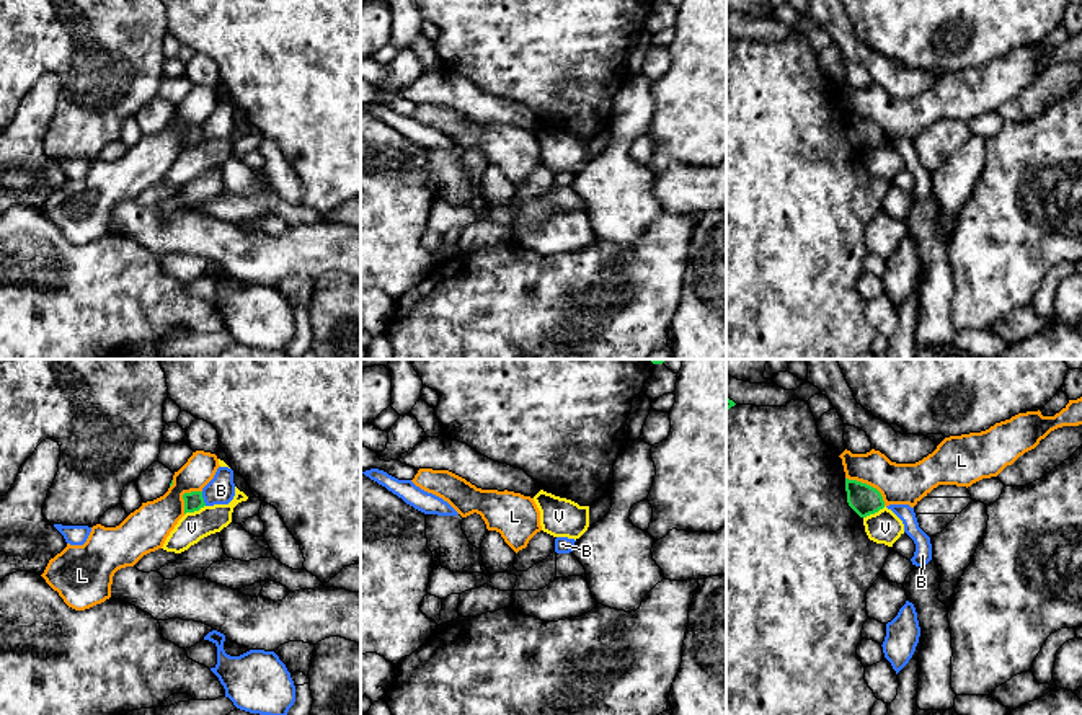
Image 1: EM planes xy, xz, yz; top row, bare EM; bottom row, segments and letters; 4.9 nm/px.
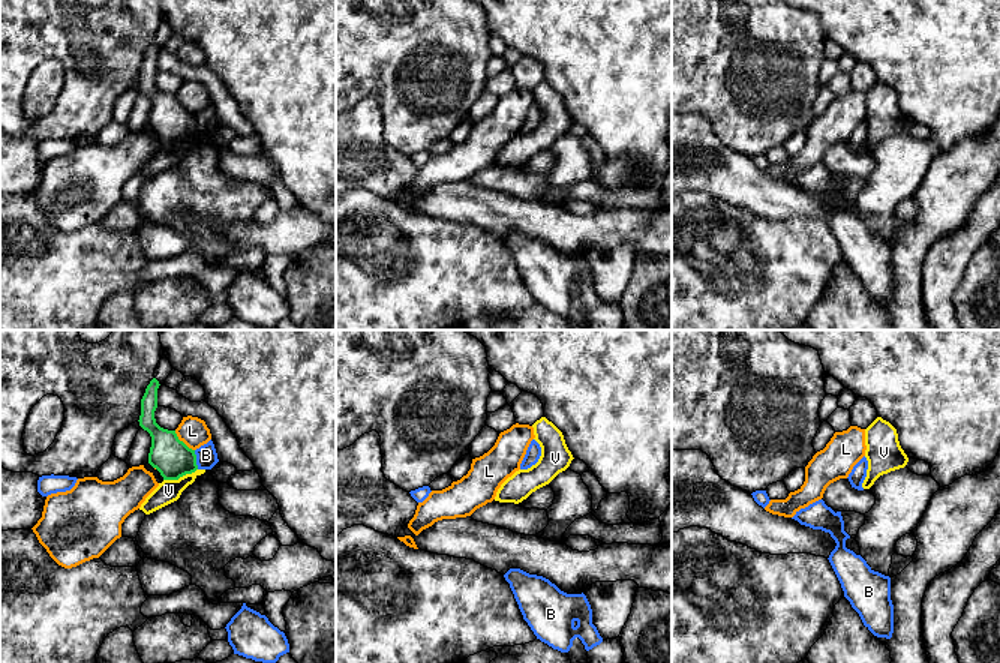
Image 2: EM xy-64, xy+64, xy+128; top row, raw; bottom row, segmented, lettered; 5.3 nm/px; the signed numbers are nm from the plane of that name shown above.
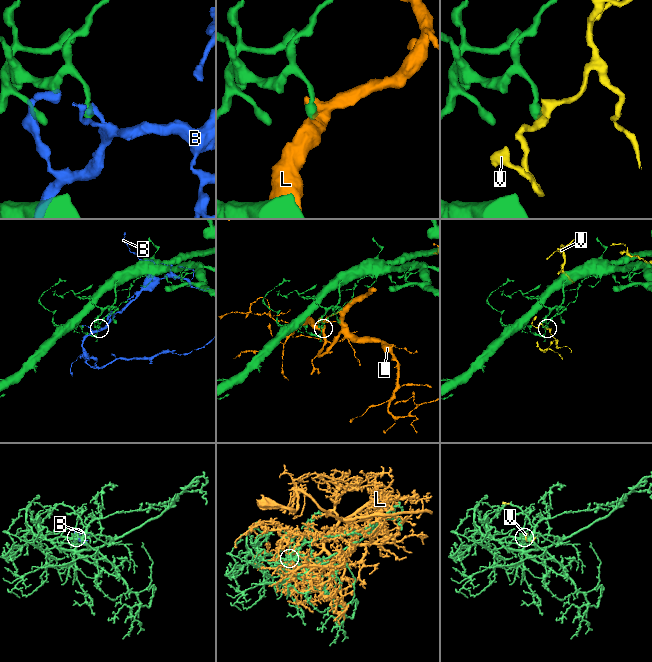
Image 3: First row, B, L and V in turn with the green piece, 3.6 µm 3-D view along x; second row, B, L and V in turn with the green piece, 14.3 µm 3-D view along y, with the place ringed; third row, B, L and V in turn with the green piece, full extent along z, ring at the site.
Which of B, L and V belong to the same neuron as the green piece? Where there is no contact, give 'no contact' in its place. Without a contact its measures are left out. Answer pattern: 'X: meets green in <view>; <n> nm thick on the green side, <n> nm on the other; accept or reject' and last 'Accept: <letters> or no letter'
B: meets green in xy; 100 nm thick on the green side, 140 nm on the other; reject
L: meets green in yz; 150 nm thick on the green side, 200 nm on the other; reject
V: meets green in yz; 150 nm thick on the green side, 160 nm on the other; accept
Accept: V

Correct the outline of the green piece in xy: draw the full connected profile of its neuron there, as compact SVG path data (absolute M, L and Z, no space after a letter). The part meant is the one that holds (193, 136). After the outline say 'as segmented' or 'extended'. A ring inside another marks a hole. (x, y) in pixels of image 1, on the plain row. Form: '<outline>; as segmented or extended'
M235 121L235 131L228 139L207 140L202 126L183 129L184 150L178 155L163 178L163 184L181 188L201 173L220 167L232 157L233 142L248 131Z; extended

